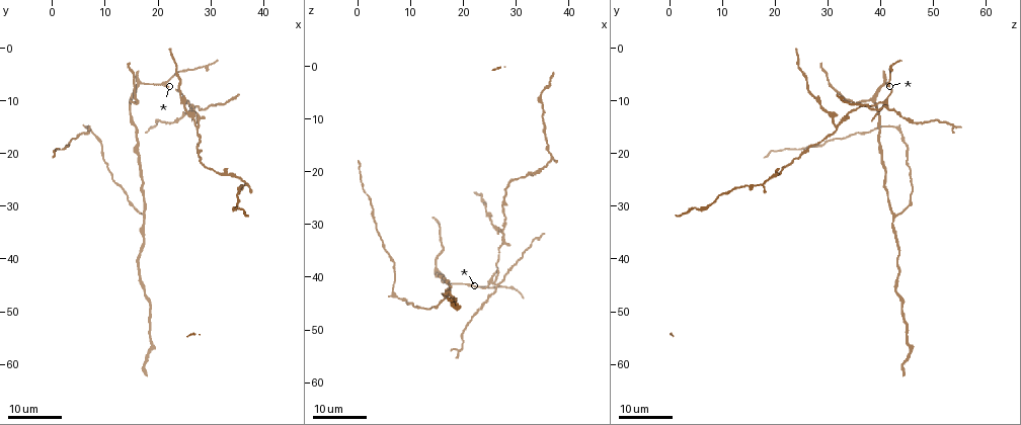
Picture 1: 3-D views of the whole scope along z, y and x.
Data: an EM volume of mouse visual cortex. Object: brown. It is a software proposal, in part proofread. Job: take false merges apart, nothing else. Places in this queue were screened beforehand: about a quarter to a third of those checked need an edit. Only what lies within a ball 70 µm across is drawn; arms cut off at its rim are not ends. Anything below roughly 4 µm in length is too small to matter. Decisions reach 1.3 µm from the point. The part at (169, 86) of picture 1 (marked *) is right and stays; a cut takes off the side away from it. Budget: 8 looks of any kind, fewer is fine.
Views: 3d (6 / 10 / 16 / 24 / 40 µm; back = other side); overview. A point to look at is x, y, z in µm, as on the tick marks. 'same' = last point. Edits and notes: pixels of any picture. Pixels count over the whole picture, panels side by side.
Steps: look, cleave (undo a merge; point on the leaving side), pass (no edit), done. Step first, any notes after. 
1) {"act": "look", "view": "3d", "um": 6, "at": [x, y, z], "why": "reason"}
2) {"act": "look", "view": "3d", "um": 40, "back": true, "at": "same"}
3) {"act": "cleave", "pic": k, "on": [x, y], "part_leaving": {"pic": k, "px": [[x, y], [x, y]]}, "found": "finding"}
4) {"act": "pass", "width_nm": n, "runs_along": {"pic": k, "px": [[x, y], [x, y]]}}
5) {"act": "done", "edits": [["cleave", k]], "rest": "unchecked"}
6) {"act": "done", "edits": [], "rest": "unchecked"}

{"act": "look", "view": "3d", "um": 24, "at": [27.5, 20.5, 25.0]}

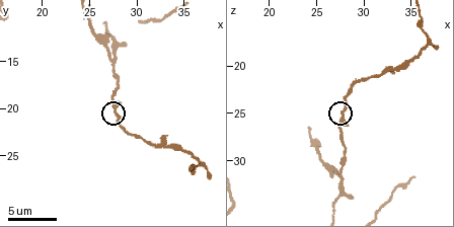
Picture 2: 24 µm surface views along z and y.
{"act": "look", "view": "3d", "um": 6, "at": [27.6, 20.4, 25.0], "why": "closer look"}

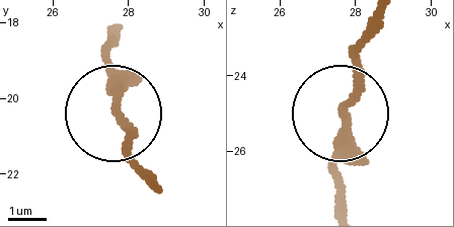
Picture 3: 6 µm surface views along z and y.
{"act": "look", "view": "3d", "um": 6, "back": true, "at": [27.80, 20.30, 24.85]}

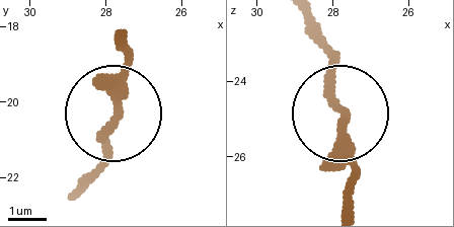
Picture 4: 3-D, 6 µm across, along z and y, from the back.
{"act": "pass", "width_nm": 250, "found": "one neuron here"}

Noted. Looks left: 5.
{"act": "look", "view": "3d", "um": 10, "at": [27.2, 14.8, 31.8], "why": "three arms meet"}

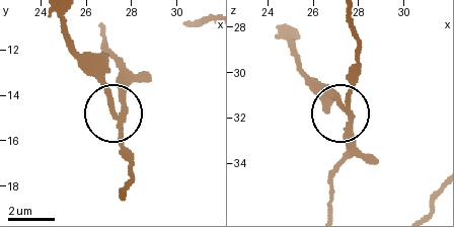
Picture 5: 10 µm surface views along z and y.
{"act": "cleave", "pic": 5, "on": [104, 89], "side_arm_um": 19, "arms": 3, "found": "two neurons meet here"}

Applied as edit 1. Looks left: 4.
{"act": "look", "view": "overview"}

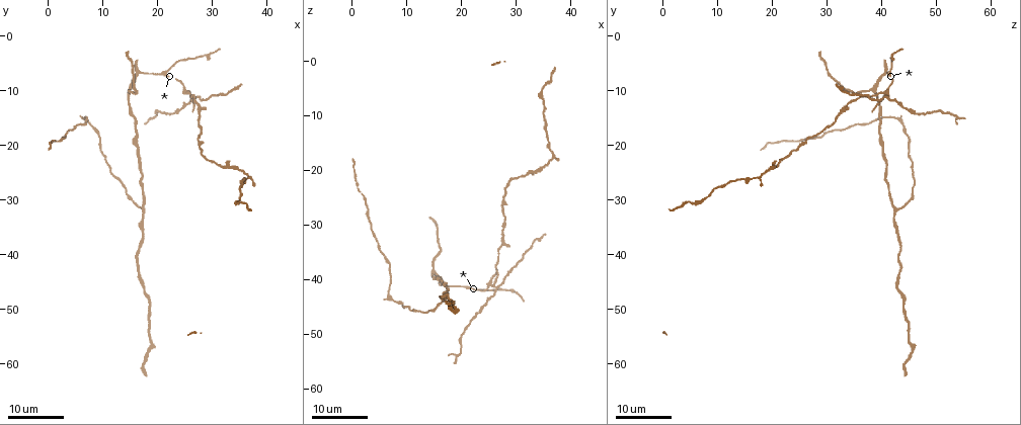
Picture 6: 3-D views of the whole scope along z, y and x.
{"act": "look", "view": "3d", "um": 16, "at": [14.5, 9.5, 38.5], "why": "three arms meet"}

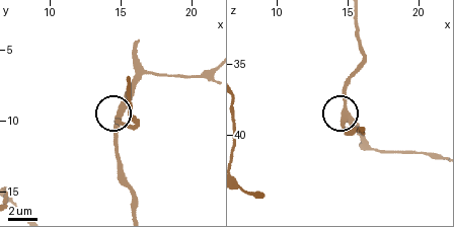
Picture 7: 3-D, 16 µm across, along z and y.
{"act": "look", "view": "3d", "um": 10, "at": "same", "why": "zoom in"}

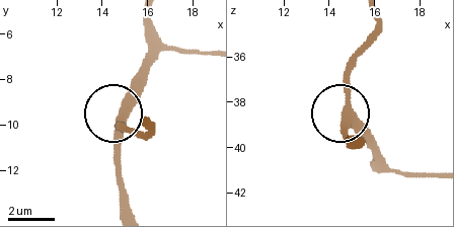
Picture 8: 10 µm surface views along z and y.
{"act": "pass", "side_arm_um": 15, "found": "one neuron here"}

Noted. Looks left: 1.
{"act": "done", "edits": [["cleave", 5]], "rest": "unchecked"}

